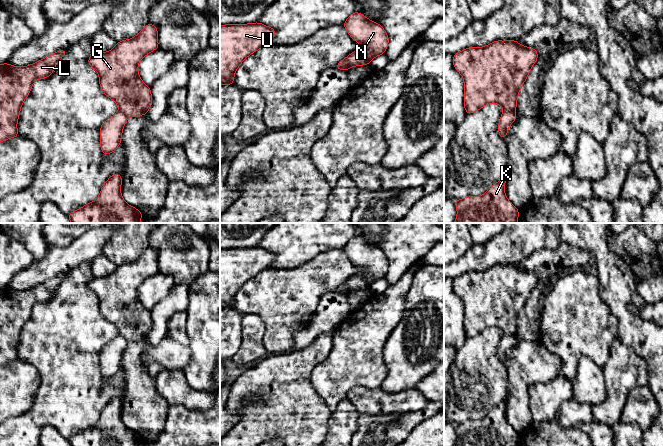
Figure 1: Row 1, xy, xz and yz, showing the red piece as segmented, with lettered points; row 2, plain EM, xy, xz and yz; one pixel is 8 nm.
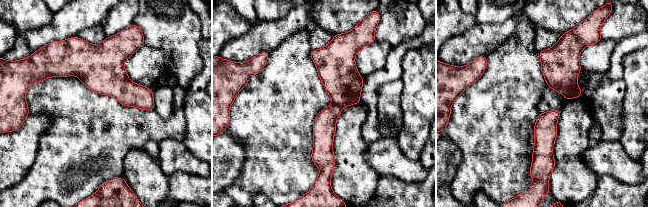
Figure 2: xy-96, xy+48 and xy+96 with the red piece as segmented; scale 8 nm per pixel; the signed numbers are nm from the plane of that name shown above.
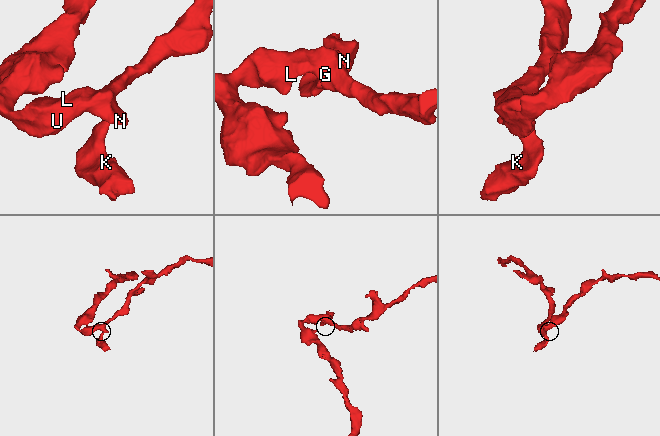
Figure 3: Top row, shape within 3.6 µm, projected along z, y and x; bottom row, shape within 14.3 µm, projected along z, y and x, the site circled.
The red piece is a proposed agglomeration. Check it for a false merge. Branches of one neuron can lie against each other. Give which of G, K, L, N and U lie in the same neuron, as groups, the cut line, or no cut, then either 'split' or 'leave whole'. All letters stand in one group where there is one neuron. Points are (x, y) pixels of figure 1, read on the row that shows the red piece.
groups G L N U / K; cut yz (514, 110), (503, 113); split

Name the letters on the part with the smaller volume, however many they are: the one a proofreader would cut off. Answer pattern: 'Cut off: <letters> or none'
Cut off: K

